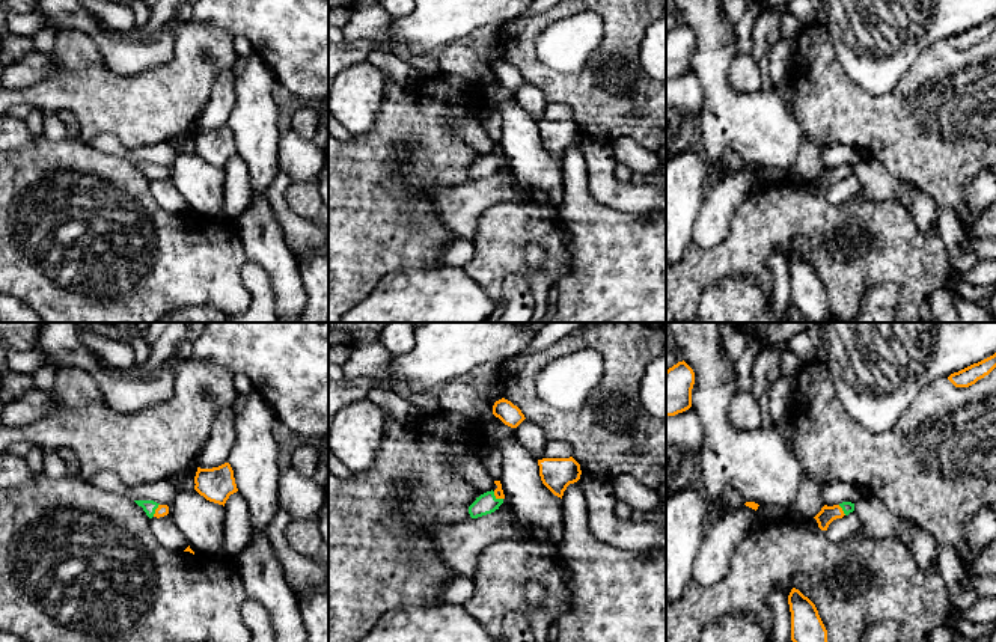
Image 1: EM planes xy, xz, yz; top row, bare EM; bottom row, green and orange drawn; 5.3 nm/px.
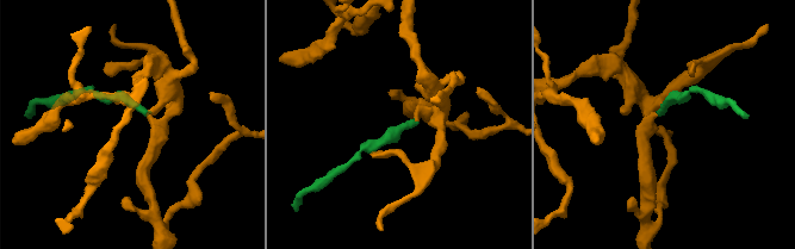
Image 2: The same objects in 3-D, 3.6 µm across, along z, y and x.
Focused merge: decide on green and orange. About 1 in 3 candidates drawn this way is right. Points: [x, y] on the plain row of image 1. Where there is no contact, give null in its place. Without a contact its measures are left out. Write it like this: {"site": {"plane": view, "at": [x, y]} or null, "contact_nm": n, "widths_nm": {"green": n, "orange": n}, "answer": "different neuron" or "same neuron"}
{"site": {"plane": "xy", "at": [155, 171]}, "contact_nm": 80, "widths_nm": {"green": 70, "orange": 60}, "answer": "same neuron"}

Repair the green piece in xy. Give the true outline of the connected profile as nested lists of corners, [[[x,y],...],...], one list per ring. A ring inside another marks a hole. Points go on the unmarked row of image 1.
[[[134,163],[134,164],[139,169],[143,170],[143,173],[146,175],[146,178],[149,181],[152,181],[152,179],[160,181],[160,179],[164,179],[164,178],[169,176],[169,169],[167,167],[160,167],[160,166],[154,164],[154,163]]]

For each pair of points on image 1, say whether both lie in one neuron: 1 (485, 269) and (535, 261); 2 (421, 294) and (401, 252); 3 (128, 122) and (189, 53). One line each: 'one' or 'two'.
1: two
2: two
3: one

